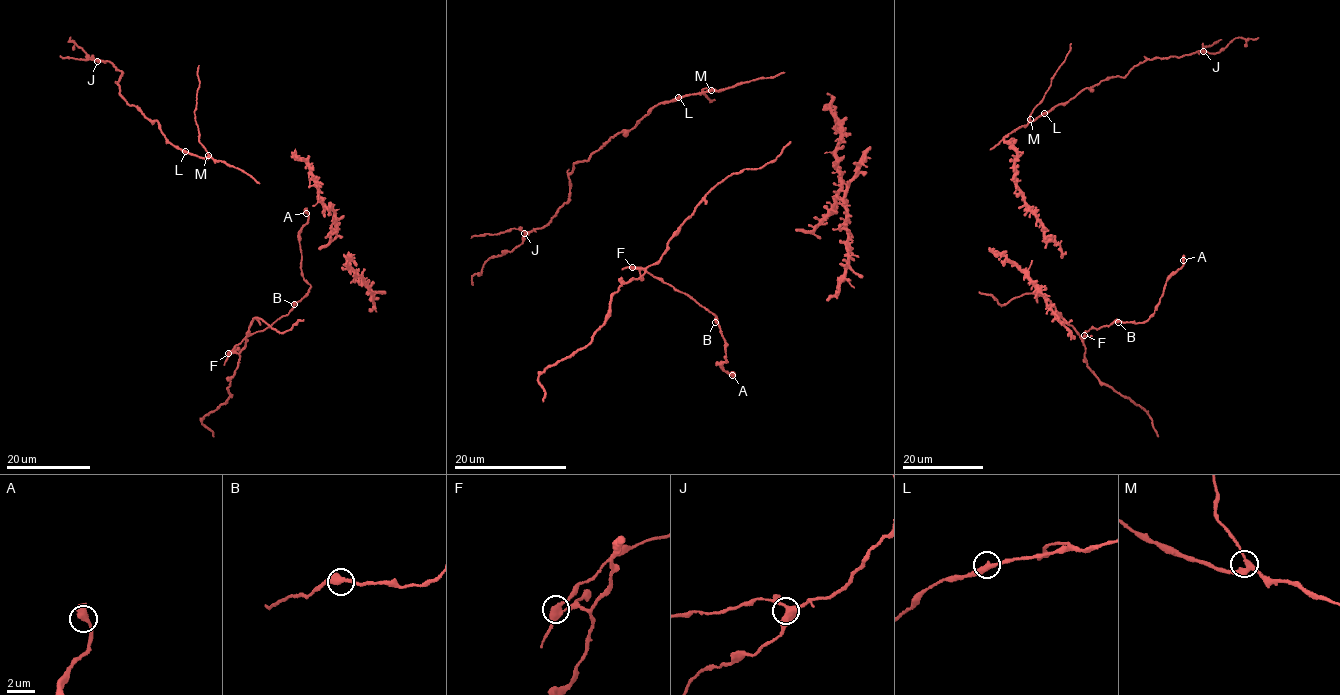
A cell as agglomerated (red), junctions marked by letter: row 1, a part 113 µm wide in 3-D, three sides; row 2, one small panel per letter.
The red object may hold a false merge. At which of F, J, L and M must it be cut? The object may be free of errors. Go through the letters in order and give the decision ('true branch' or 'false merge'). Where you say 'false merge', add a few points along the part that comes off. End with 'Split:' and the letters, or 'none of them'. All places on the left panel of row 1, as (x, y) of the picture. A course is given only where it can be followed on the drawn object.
F: false merge | (228, 352), (247, 336), (265, 330), (309, 291), (310, 287), (301, 268), (300, 228), (308, 218), (305, 208)
J: true branch
L: true branch
M: true branch
Split: F

